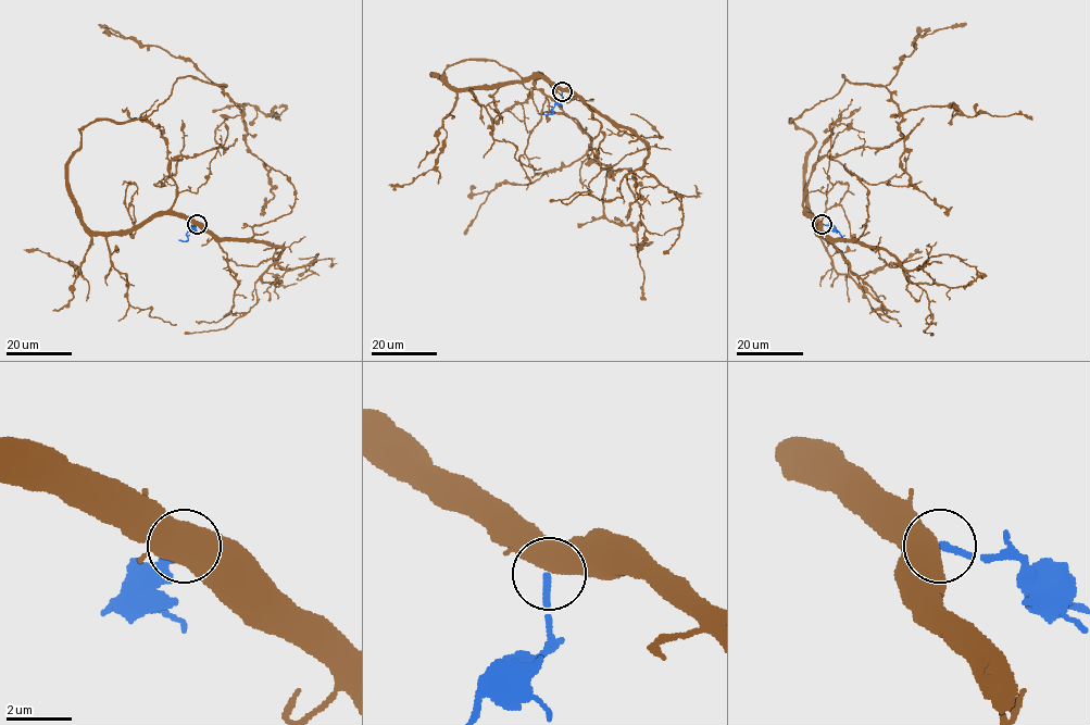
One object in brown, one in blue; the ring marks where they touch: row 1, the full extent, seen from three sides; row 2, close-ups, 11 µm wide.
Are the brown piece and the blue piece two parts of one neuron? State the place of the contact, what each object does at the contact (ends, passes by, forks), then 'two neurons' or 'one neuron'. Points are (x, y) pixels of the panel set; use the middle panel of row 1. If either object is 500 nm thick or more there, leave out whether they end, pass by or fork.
place (562, 91); two neurons

